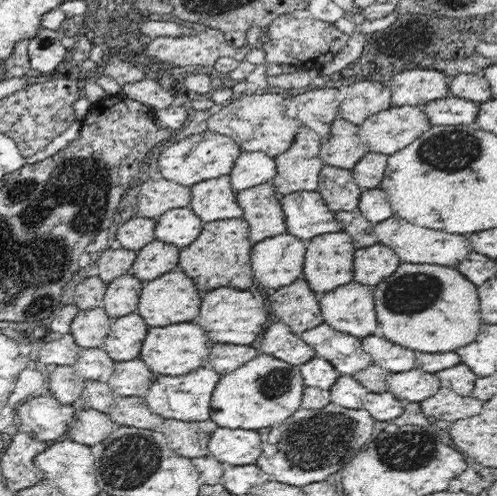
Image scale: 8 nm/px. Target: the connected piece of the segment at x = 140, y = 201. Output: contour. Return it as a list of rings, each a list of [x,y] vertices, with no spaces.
[[[164,177],[141,181],[140,190],[133,204],[138,215],[155,219],[167,210],[186,208],[191,201],[191,187],[182,186]]]

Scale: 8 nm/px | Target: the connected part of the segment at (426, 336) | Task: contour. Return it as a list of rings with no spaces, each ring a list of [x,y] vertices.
[[[400,263],[396,272],[388,276],[374,292],[376,300],[377,326],[382,334],[394,344],[406,346],[413,351],[438,354],[452,352],[474,342],[481,327],[479,313],[479,294],[477,286],[462,276],[455,267],[438,265],[419,265],[414,263]]]

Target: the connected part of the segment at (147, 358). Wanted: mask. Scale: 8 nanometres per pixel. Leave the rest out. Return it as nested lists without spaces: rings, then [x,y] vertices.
[[[193,321],[168,326],[149,327],[139,358],[154,374],[180,376],[204,366],[210,352],[210,337]]]

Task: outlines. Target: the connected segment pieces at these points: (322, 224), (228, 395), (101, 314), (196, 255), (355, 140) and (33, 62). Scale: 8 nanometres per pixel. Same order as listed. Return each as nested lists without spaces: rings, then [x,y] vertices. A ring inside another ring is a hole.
[[[300,191],[281,196],[280,204],[284,213],[287,232],[307,242],[319,234],[339,233],[343,225],[336,220],[323,196],[314,192]]]
[[[258,352],[250,362],[234,372],[221,375],[212,392],[210,419],[227,429],[258,431],[268,426],[277,427],[301,408],[305,387],[299,365]]]
[[[103,308],[79,311],[71,322],[71,333],[81,348],[102,348],[112,321]]]
[[[242,218],[205,223],[198,238],[179,252],[180,268],[196,282],[198,290],[216,290],[220,286],[238,290],[258,288],[254,286],[254,274],[250,268],[252,242],[248,240],[248,224]]]
[[[336,118],[330,136],[323,140],[319,155],[324,165],[352,170],[367,152],[367,146],[360,141],[359,126]]]
[[[41,27],[29,40],[28,63],[32,70],[48,75],[60,62],[66,61],[67,51],[55,30]]]

